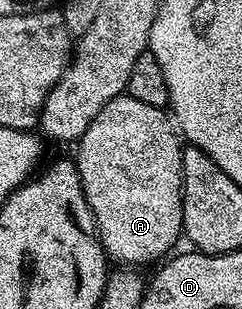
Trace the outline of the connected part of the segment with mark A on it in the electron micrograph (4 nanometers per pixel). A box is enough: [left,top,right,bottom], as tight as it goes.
[75,95,183,267]

